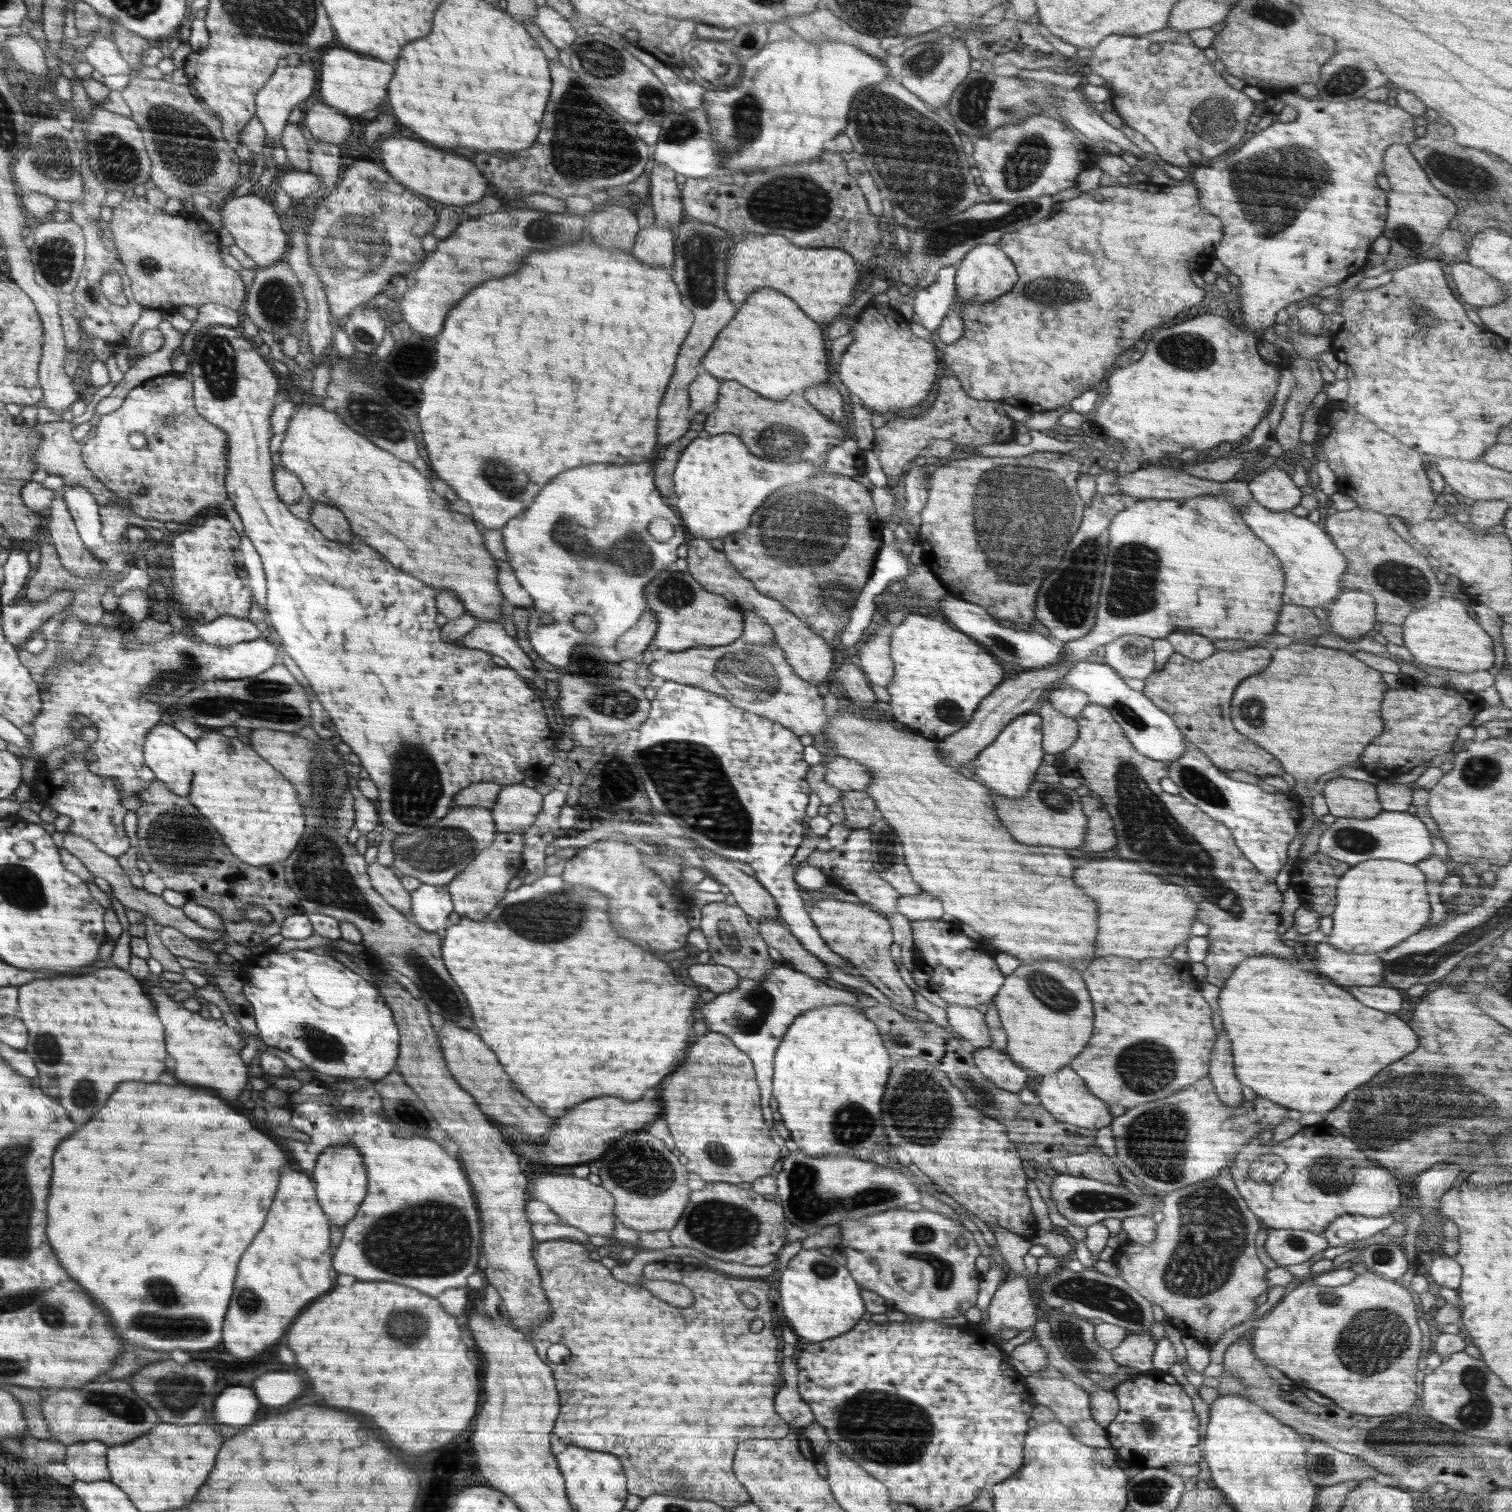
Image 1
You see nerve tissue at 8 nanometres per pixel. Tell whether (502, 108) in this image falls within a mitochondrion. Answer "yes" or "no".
no

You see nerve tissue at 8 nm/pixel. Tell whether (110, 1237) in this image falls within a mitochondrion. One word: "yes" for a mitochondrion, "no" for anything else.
no

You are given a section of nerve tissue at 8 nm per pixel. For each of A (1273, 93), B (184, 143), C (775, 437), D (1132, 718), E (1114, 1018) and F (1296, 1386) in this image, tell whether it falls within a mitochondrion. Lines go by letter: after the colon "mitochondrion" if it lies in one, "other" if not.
A: other
B: mitochondrion
C: mitochondrion
D: mitochondrion
E: other
F: other

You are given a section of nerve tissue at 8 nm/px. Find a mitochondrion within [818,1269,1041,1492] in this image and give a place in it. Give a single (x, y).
(885, 1428)

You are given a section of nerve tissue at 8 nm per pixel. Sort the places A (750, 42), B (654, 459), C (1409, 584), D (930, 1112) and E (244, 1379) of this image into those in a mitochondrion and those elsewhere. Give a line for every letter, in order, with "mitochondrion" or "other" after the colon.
A: mitochondrion
B: other
C: mitochondrion
D: mitochondrion
E: other

